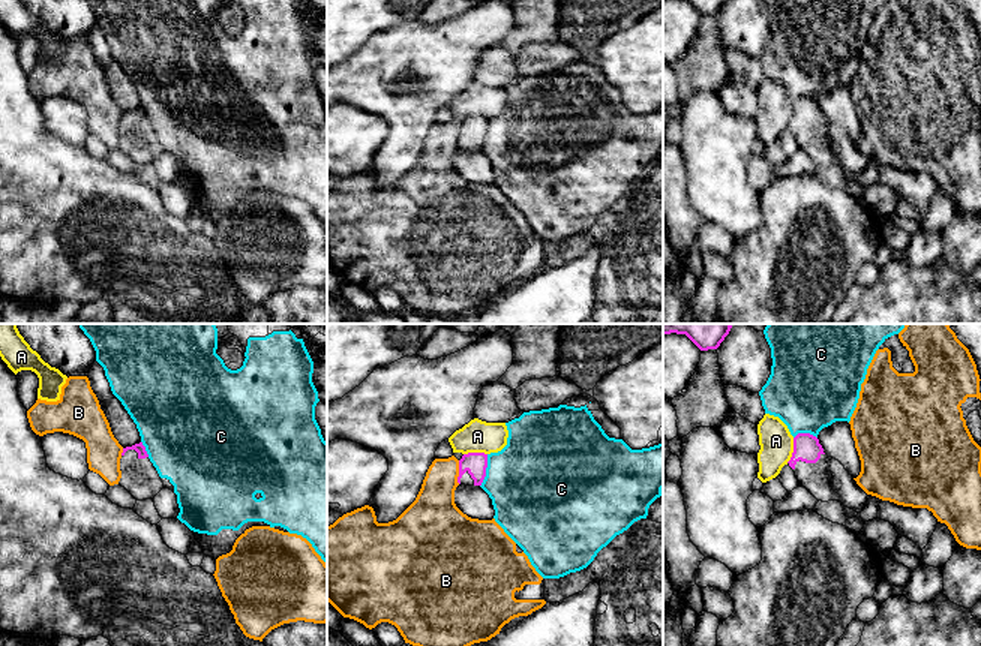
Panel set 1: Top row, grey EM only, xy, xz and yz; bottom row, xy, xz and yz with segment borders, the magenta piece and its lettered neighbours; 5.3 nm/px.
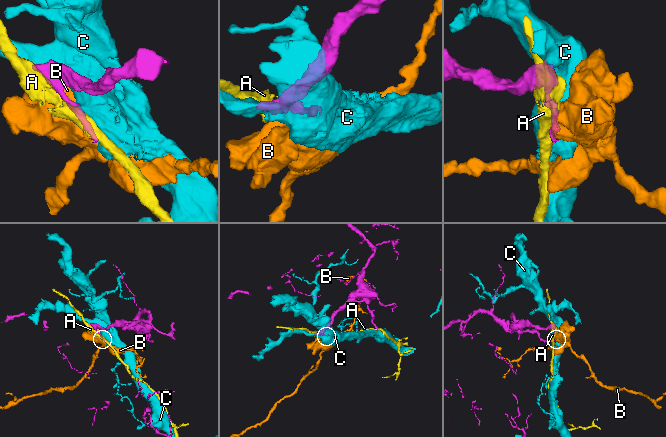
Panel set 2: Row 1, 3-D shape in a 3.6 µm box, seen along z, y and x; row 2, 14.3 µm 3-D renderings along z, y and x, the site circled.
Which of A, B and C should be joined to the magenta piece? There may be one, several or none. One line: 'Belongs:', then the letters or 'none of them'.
Belongs: none of them

